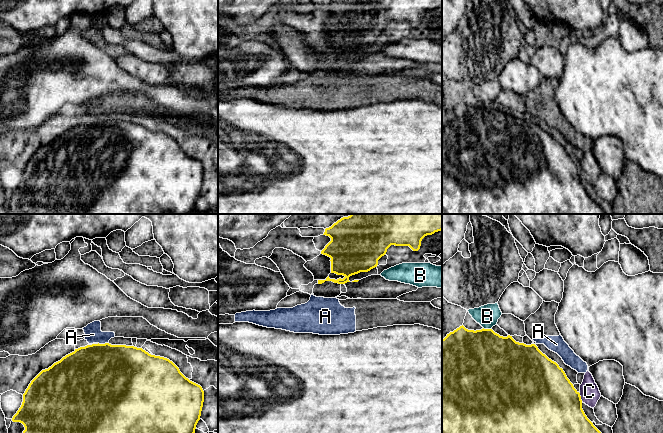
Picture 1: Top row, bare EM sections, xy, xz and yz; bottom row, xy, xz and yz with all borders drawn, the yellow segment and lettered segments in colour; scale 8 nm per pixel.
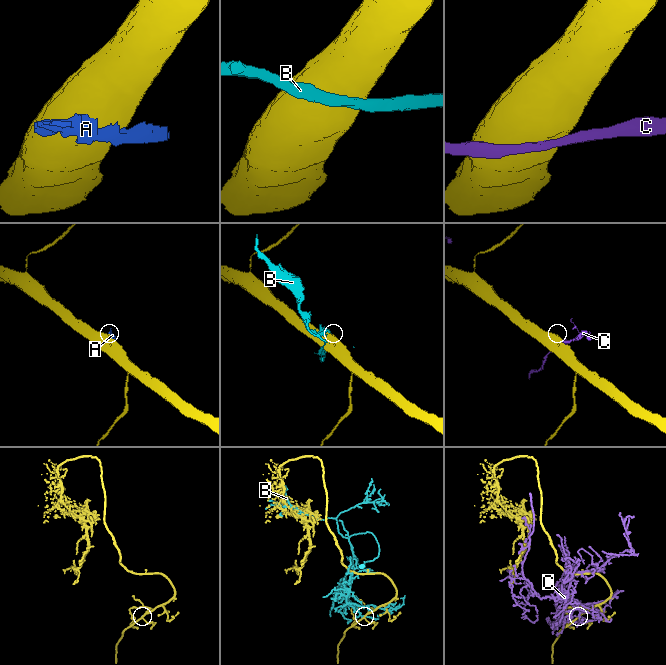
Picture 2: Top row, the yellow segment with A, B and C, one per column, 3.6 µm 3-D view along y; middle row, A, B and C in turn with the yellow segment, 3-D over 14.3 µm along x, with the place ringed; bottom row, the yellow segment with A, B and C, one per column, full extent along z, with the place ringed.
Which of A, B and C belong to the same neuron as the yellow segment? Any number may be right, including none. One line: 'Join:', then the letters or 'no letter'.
Join: no letter

